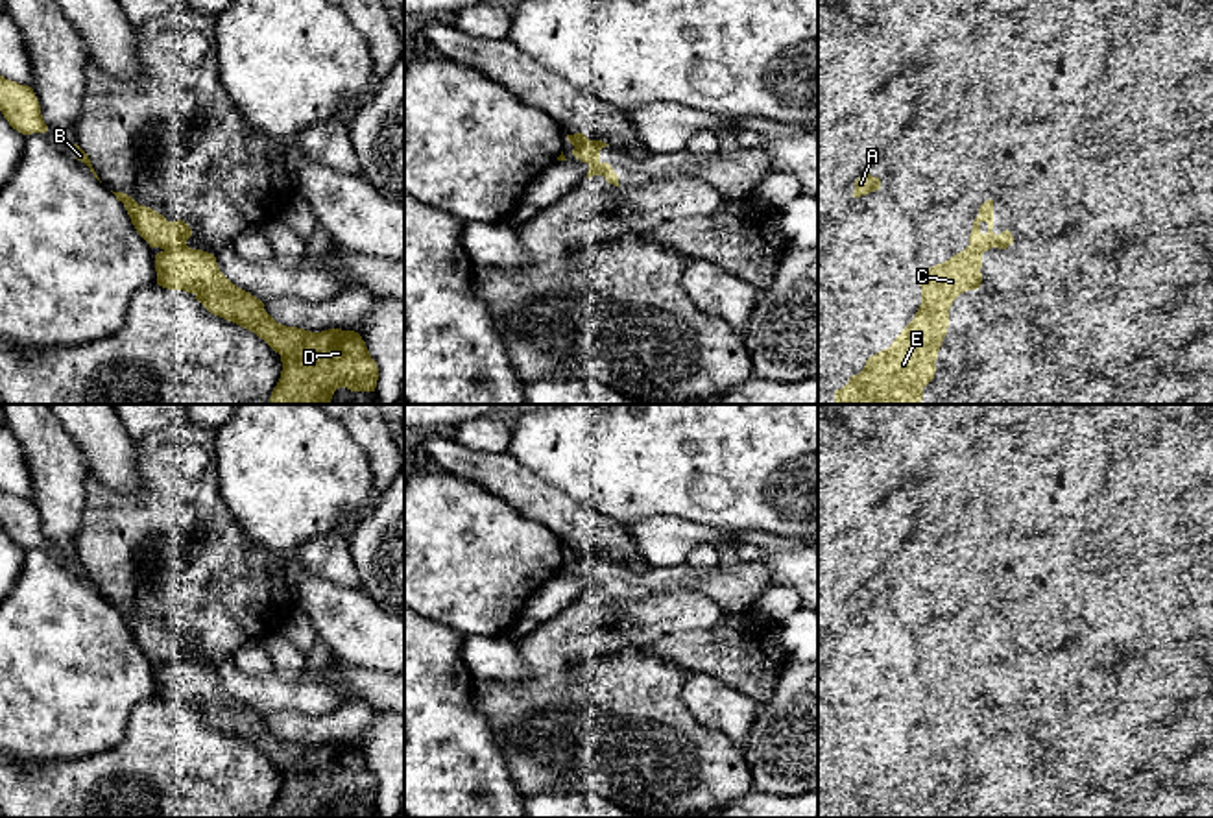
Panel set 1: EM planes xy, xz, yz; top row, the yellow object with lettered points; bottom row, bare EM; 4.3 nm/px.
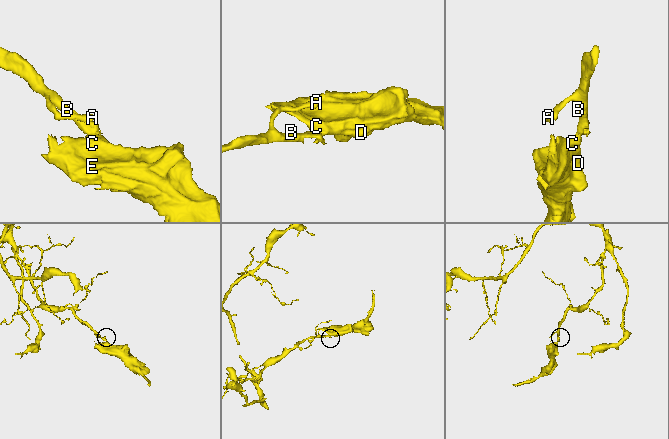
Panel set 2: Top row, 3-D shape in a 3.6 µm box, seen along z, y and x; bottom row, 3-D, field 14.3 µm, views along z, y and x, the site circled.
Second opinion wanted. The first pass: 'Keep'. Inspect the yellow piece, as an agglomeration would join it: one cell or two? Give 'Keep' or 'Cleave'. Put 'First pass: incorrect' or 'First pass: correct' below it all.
Cleave
First pass: incorrect

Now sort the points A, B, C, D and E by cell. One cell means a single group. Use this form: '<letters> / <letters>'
A B / C D E

